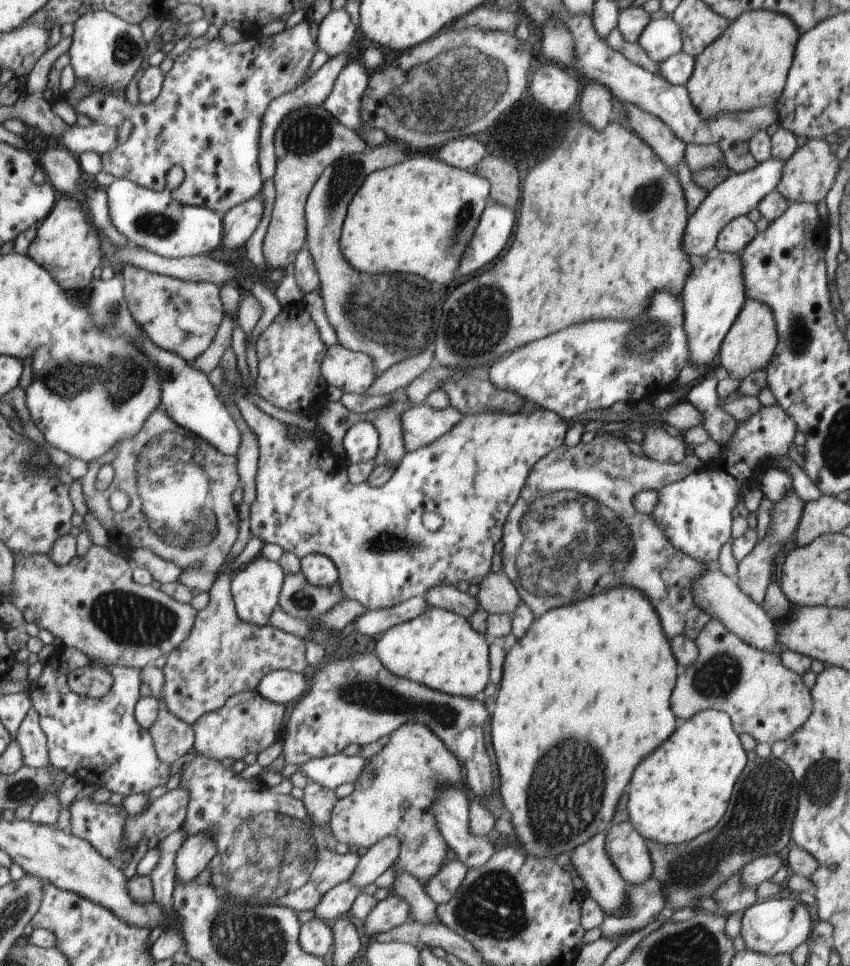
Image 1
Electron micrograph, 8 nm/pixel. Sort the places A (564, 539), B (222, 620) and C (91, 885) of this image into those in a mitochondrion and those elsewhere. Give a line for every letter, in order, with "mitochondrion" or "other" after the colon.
A: mitochondrion
B: other
C: other

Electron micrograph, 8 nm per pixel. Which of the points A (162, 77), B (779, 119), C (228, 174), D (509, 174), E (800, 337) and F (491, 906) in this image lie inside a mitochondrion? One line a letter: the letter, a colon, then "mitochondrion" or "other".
A: other
B: other
C: other
D: other
E: mitochondrion
F: mitochondrion

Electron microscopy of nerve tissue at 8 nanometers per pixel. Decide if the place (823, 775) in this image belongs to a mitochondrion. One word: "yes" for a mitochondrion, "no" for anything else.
yes

